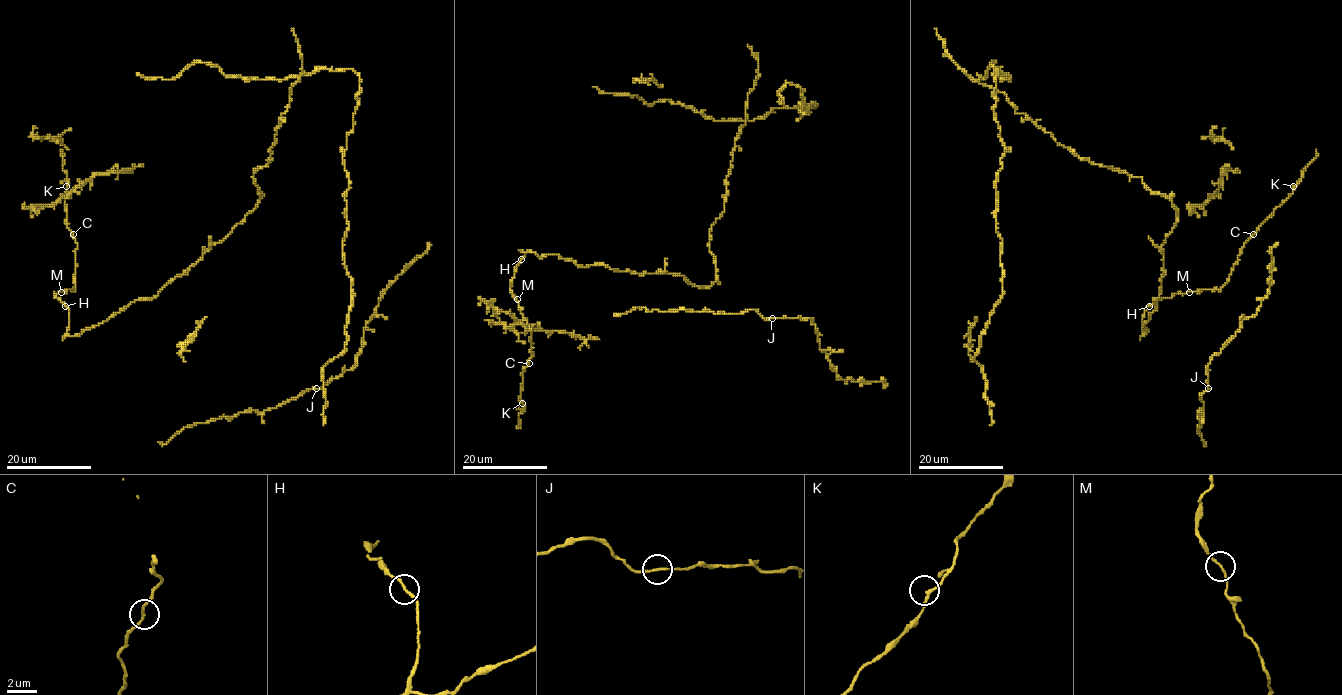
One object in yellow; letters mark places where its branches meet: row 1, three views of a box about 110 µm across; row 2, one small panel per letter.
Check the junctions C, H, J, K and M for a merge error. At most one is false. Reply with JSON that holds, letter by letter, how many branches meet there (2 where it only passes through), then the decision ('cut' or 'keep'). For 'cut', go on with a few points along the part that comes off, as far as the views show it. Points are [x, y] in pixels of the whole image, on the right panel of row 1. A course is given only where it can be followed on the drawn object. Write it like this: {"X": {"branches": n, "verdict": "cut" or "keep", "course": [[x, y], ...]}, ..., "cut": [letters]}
{"C": {"branches": 2, "verdict": "keep"}, "H": {"branches": 2, "verdict": "keep"}, "J": {"branches": 2, "verdict": "cut", "course": [[1208, 388], [1209, 360], [1235, 334], [1243, 318], [1254, 315], [1269, 290], [1271, 249], [1278, 242]]}, "K": {"branches": 2, "verdict": "keep"}, "M": {"branches": 2, "verdict": "keep"}, "cut": ["J"]}

